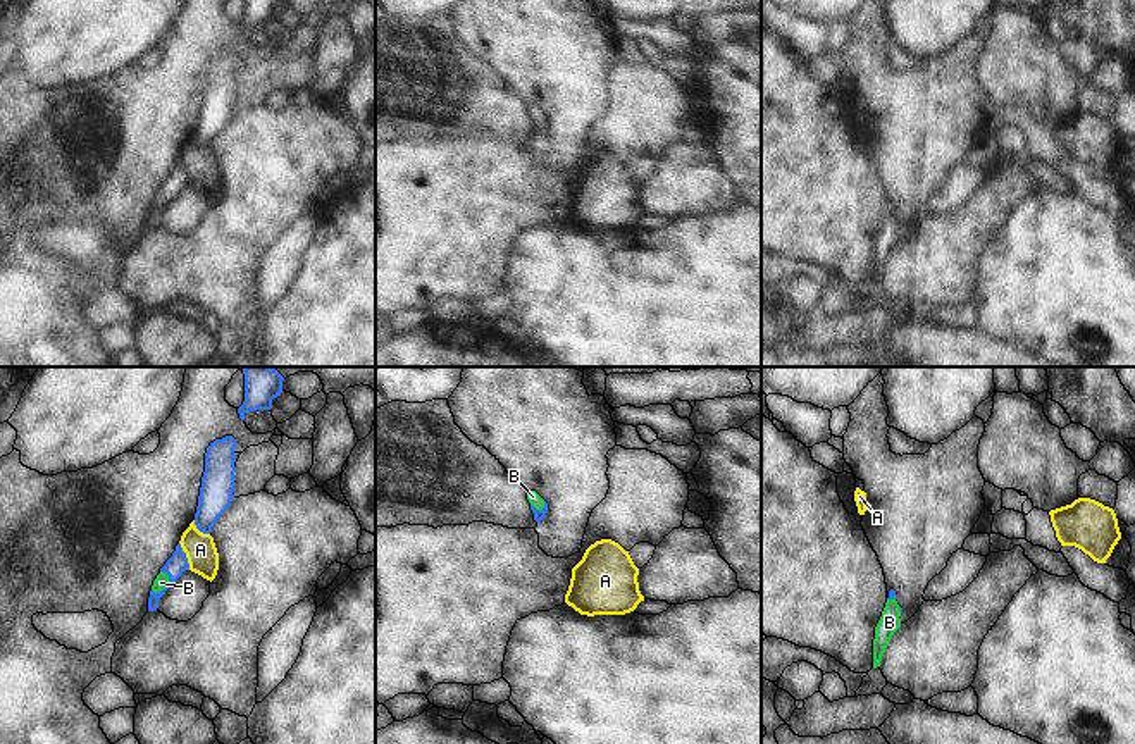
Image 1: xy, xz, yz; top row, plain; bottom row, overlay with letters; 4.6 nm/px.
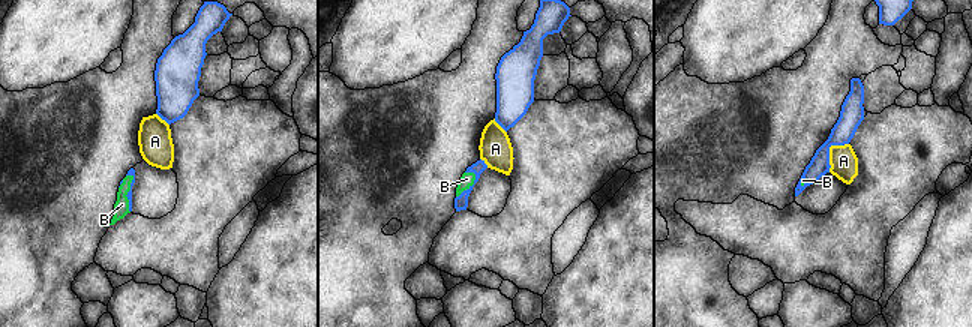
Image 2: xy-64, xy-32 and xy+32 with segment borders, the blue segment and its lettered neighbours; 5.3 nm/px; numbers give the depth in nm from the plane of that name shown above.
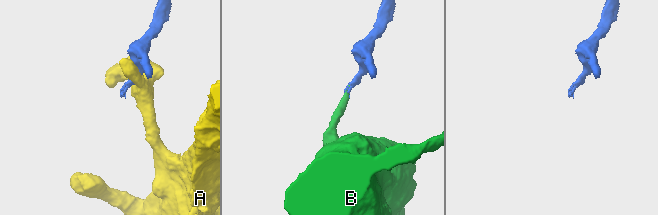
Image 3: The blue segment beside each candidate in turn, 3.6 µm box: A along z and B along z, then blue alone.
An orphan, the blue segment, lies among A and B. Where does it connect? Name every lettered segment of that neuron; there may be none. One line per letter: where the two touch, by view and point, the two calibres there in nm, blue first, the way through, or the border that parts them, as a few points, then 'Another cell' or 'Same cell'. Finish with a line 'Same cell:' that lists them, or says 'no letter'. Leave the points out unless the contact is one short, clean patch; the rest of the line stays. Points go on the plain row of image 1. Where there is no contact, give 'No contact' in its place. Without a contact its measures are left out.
A: Touches blue at xy (185, 171). Thickness 90 nm (blue) against 150 nm. Another cell
B: Touches blue at xy (169, 198). Thickness 90 nm (blue) against 70 nm. Path across: xy (178, 178), (169, 188), (169, 198), (161, 197). Same cell
Same cell: B

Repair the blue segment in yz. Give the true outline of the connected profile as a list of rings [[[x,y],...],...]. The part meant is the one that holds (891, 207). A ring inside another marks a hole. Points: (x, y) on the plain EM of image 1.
[[[890,203],[882,231],[875,241],[873,282],[880,281],[889,255],[892,253],[894,246],[901,241],[901,226],[902,222],[896,215],[896,205]]]

